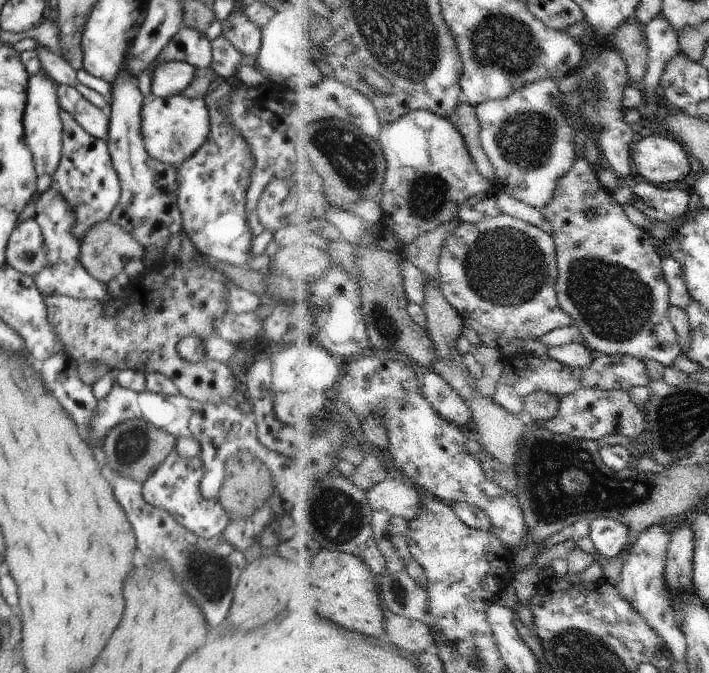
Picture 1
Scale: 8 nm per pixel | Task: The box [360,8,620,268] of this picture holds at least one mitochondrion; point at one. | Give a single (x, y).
(501, 46)

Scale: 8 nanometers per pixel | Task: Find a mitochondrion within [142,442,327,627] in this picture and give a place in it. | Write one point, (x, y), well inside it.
(212, 574)

